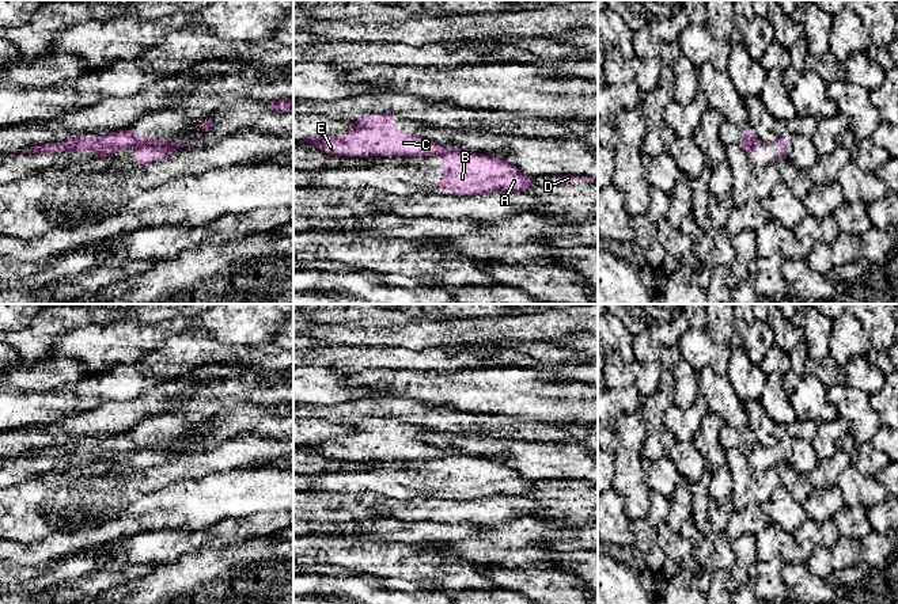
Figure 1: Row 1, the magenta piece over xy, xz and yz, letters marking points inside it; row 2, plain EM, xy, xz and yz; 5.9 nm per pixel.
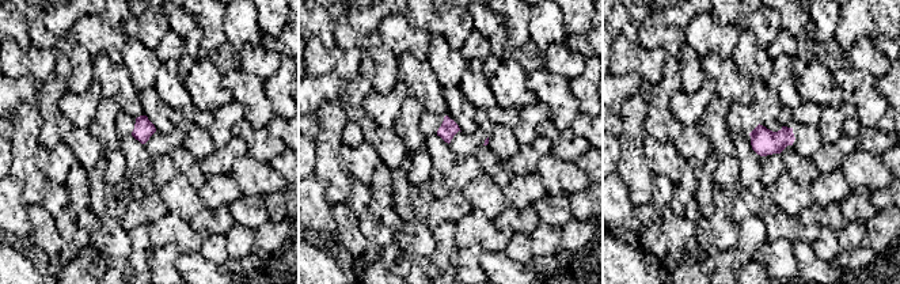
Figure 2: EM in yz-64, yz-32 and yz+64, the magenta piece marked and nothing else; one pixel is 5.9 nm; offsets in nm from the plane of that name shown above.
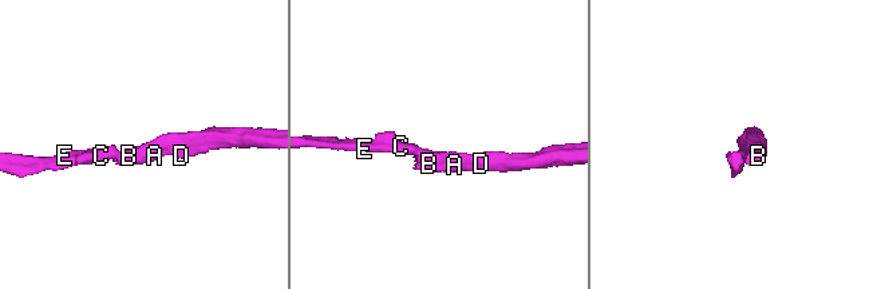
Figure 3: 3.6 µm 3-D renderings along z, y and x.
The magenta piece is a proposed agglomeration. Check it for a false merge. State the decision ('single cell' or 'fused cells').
fused cells

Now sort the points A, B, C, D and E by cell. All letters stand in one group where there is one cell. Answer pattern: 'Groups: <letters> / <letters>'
Groups: A B D / C E

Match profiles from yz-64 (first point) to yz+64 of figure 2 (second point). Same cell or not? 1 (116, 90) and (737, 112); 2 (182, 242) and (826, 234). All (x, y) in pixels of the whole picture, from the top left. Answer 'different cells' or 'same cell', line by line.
1: different cells
2: different cells

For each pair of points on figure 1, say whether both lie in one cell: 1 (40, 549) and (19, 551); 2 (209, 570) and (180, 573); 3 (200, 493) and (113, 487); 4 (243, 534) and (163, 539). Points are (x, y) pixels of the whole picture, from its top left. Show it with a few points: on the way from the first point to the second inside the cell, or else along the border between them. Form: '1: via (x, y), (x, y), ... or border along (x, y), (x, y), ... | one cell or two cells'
1: via (34, 551), (25, 551) | one cell
2: via (203, 570), (186, 572) | one cell
3: border along (190, 478), (171, 482), (140, 497), (132, 505) | two cells
4: via (223, 538), (184, 539) | one cell

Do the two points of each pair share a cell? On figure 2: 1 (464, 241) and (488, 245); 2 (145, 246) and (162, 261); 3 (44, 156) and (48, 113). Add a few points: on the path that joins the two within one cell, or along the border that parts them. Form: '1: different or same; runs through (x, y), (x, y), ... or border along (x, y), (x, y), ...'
1: same; runs through (470, 238), (482, 239)
2: different; border along (154, 249), (148, 256), (147, 269)
3: different; border along (60, 142), (53, 147), (41, 146)

